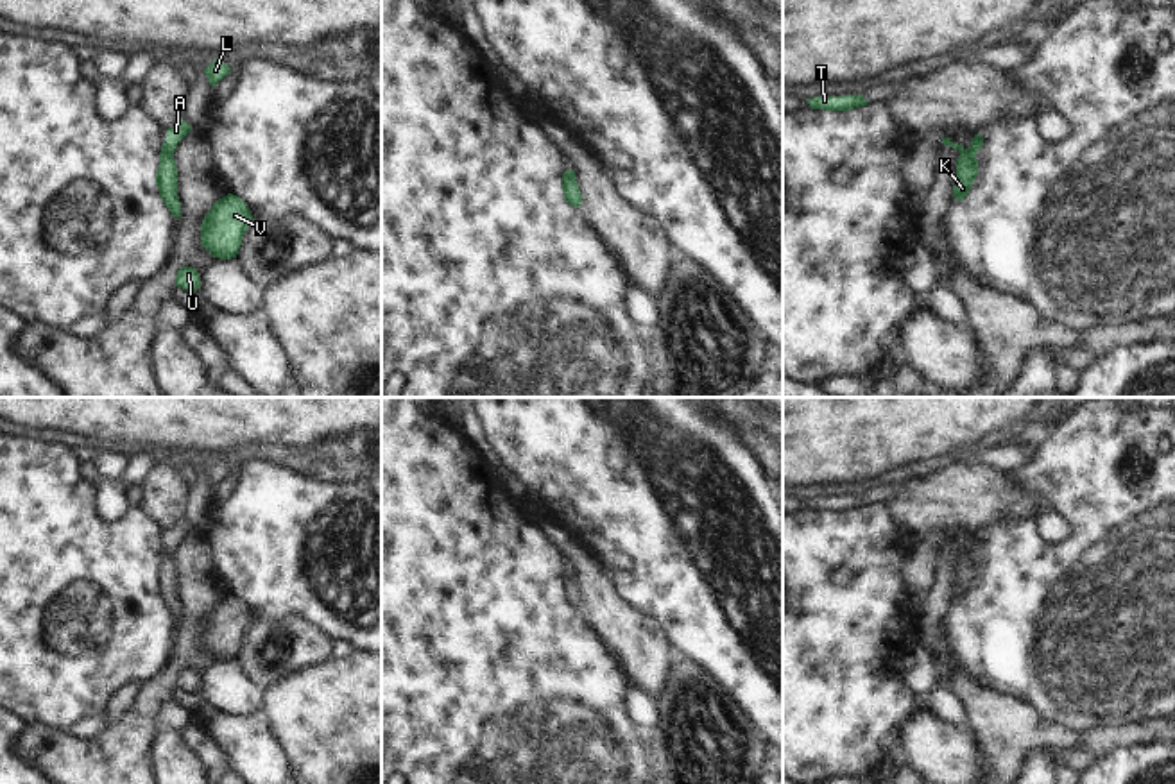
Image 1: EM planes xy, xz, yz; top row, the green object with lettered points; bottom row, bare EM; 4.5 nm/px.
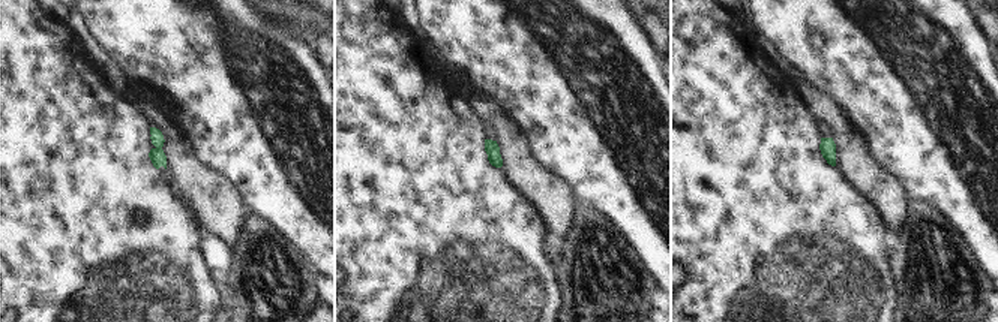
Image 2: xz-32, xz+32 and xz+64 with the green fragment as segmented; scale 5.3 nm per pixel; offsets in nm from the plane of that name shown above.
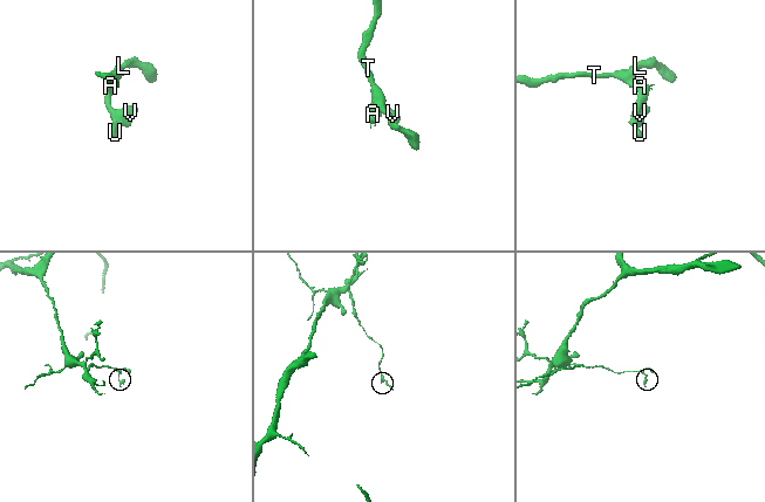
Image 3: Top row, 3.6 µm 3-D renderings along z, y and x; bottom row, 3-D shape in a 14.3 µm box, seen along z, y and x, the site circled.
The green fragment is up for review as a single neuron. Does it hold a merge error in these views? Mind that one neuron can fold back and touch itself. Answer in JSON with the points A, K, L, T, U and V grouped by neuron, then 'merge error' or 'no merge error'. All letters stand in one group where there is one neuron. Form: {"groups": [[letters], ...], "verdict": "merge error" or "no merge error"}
{"groups": [["A", "L", "T"], ["K", "U", "V"]], "verdict": "merge error"}

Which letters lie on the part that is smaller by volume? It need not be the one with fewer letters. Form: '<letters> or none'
K, U, V

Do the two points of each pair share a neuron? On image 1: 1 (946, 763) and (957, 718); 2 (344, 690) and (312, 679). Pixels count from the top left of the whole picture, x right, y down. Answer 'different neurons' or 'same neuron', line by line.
1: different neurons
2: same neuron

